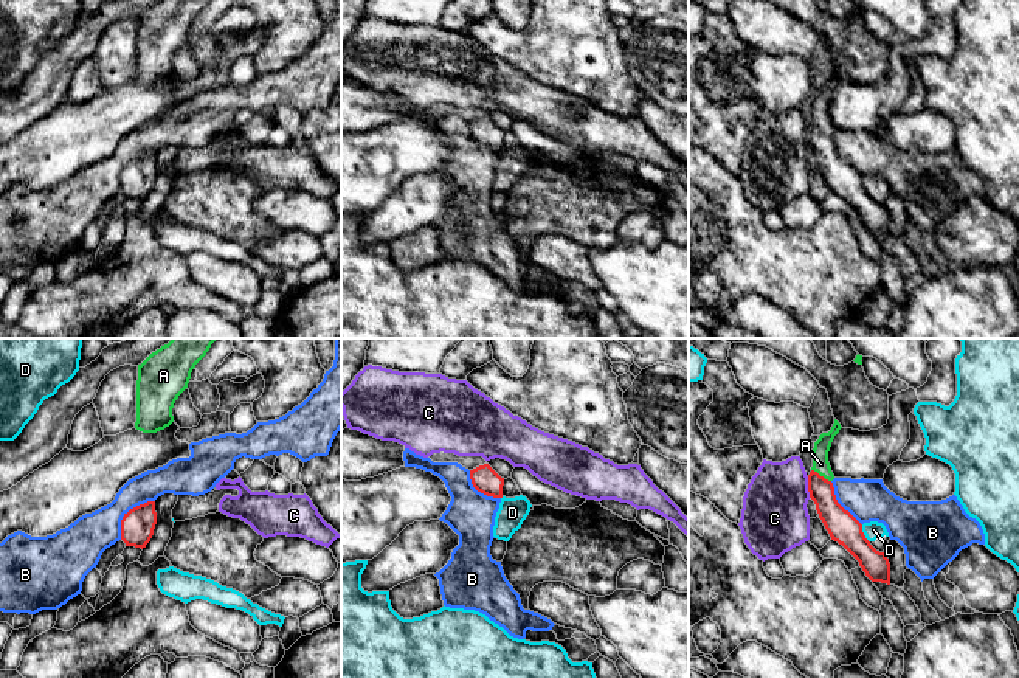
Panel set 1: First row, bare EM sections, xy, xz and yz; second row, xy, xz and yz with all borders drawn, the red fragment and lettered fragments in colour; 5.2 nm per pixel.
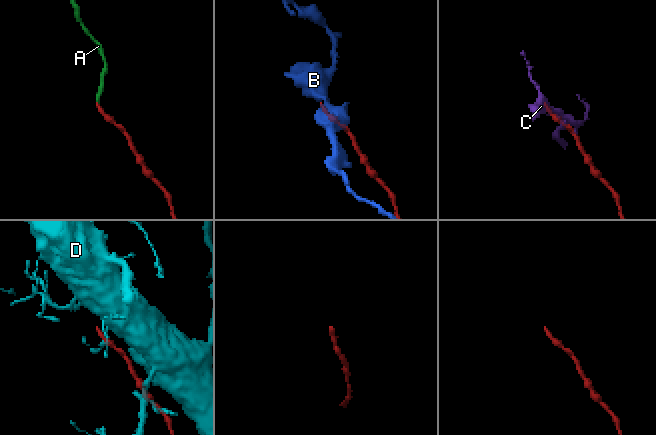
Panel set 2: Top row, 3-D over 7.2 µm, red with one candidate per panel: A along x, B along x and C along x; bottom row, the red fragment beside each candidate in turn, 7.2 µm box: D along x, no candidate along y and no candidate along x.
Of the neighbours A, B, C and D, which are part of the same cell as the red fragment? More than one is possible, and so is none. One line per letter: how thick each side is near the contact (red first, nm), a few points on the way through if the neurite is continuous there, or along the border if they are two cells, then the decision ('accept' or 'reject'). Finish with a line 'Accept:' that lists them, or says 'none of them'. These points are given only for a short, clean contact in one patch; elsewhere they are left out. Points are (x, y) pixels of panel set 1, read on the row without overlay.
A: calibres 140 and 90 nm; way yz (836, 172), (825, 155), (819, 127), (821, 117); accept
B: calibres 180 and 220 nm; border xy (154, 152), (134, 159), (123, 169), (120, 191); reject
C: calibres 150 and 360 nm; border yz (807, 129), (810, 149); reject
D: calibres 160 and 90 nm; border yz (861, 177), (861, 183), (869, 194); reject
Accept: A

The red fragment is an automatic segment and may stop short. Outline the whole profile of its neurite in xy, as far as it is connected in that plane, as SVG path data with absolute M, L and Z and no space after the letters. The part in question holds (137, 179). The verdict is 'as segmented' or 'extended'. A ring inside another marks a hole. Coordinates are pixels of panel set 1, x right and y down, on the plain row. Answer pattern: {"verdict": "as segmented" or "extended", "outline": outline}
{"verdict": "as segmented", "outline": "M155 154L130 161L121 172L121 192L126 199L146 200L157 177Z"}

